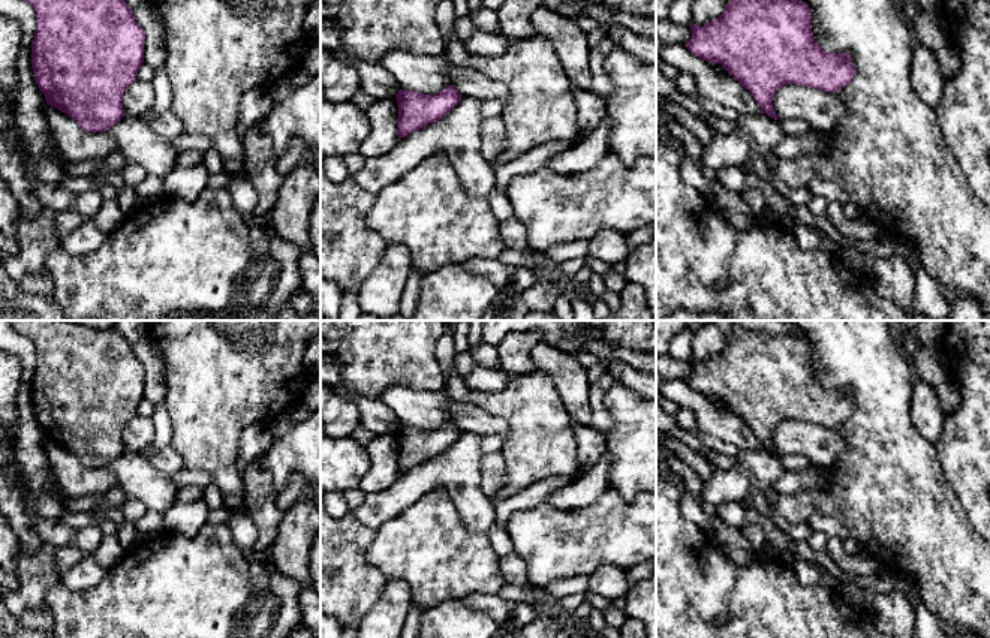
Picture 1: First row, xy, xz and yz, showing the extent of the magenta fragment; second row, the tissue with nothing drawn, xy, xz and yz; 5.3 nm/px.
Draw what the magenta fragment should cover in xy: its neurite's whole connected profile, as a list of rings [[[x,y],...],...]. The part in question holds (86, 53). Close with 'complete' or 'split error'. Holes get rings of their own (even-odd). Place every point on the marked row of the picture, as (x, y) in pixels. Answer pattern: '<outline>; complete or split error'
[[[24,0],[36,12],[31,69],[48,105],[67,114],[85,132],[106,132],[124,117],[123,94],[144,63],[145,34],[124,0]]]; complete

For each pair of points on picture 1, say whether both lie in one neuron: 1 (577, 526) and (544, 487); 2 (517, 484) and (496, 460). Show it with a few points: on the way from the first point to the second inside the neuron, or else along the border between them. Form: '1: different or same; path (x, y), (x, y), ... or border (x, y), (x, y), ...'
1: different; border (544, 500), (512, 515)
2: different; border (502, 451), (506, 482), (492, 499)

